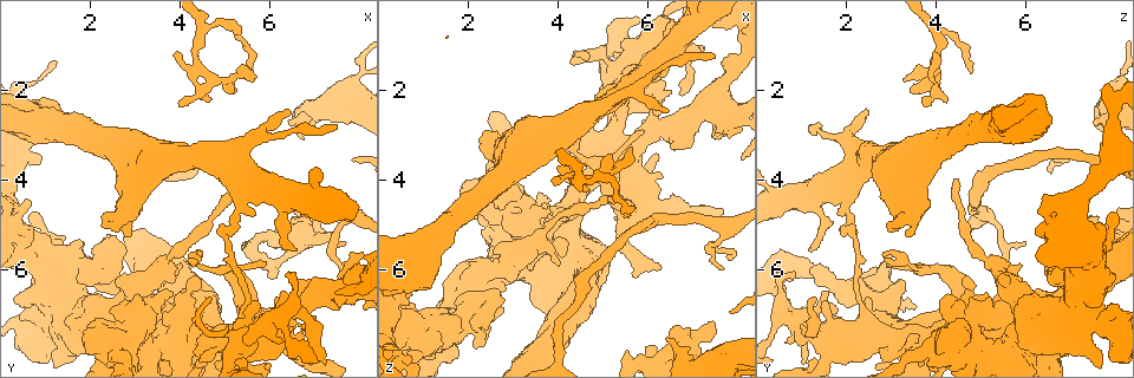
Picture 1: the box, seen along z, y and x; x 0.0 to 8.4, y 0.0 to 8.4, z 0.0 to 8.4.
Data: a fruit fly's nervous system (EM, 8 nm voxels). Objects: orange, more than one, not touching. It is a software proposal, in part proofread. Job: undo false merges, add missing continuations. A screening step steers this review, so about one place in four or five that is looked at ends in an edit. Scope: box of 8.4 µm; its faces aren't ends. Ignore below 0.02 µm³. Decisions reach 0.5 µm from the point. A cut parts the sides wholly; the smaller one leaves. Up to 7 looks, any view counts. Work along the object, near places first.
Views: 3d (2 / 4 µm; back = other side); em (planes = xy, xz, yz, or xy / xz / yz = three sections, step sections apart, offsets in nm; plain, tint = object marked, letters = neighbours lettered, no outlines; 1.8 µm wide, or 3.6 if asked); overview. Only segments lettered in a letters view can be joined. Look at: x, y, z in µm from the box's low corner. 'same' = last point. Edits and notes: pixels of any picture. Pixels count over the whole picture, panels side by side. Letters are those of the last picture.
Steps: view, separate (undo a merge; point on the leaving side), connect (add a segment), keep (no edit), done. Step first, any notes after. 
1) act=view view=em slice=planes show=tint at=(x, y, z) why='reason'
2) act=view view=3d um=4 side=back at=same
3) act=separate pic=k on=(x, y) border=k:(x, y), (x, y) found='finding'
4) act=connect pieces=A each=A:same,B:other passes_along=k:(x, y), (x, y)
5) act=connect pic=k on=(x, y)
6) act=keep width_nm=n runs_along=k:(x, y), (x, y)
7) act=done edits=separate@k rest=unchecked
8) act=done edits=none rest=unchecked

act=view view=3d um=4 at=(6.50, 2.80, 7.60) why='stops while still wide'

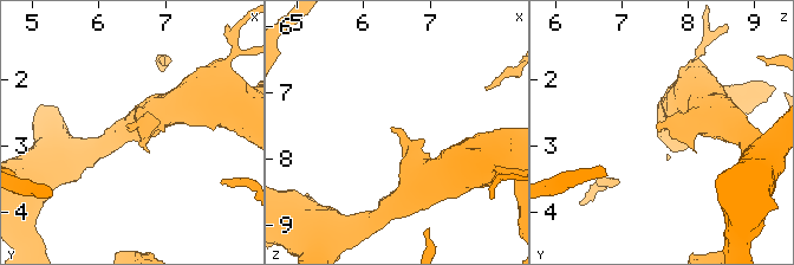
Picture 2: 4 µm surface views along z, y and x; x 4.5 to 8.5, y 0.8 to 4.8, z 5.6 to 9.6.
act=view view=em slice=planes show=letters at=(6.45, 2.80, 7.55) why='need the tissue'

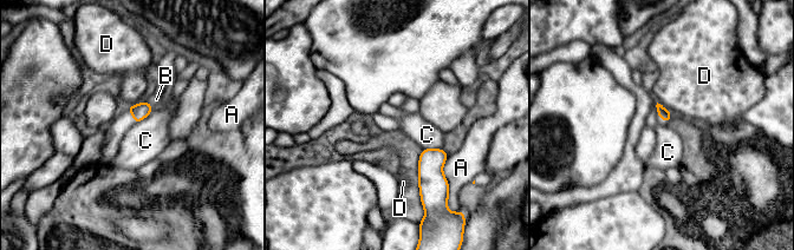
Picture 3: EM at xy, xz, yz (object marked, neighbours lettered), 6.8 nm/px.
act=keep each=A:other,B:other,C:other,D:other border=3:(423, 147), (441, 149) found='none of them fits'

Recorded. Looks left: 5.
act=view view=3d um=2 at=(7.70, 5.40, 6.00) why='tapers out'

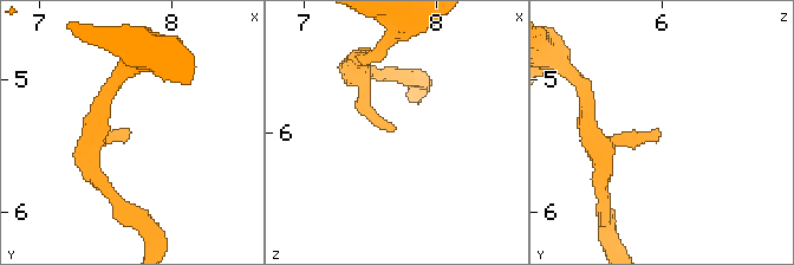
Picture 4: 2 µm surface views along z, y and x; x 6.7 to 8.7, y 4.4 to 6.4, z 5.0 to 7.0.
act=view view=em slice=xy step=8 show=letters at=(7.64, 5.38, 5.98) why='shape alone is not enough'

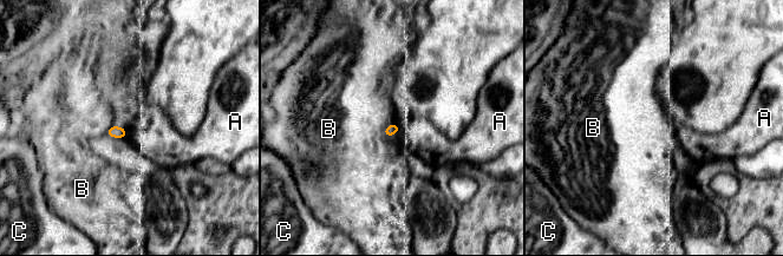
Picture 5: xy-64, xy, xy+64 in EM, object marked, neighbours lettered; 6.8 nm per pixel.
act=keep longest_contact=B:120nm each=A:other,B:other,C:other border=5:(392, 122), (383, 131), (387, 137) found='no lettered segment goes on from it'

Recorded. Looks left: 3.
act=view view=3d um=2 at=(5.20, 2.10, 3.40) why='an open end'

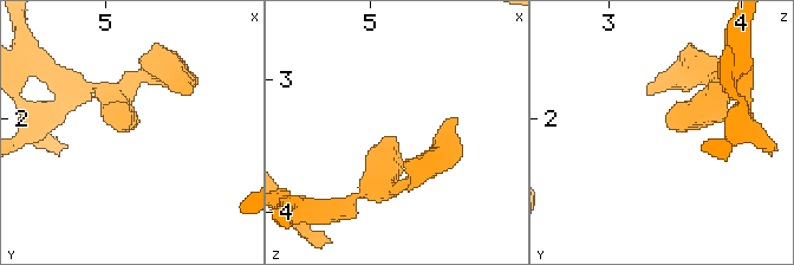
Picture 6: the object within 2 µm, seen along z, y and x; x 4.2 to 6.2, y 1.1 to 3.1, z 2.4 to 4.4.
act=view view=em slice=planes show=letters at=(5.16, 2.04, 3.44)

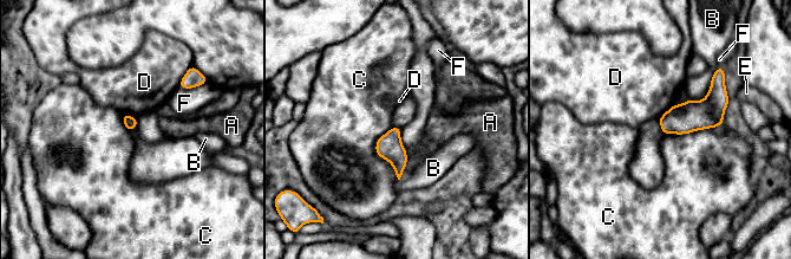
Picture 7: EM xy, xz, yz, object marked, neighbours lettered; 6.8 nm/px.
act=keep each=A:other,B:other,C:other,D:other,E:other,F:other border=7:(392, 125), (376, 153), (398, 180) found='none of them fits'

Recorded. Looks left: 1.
act=done edits=none rest=unchecked

